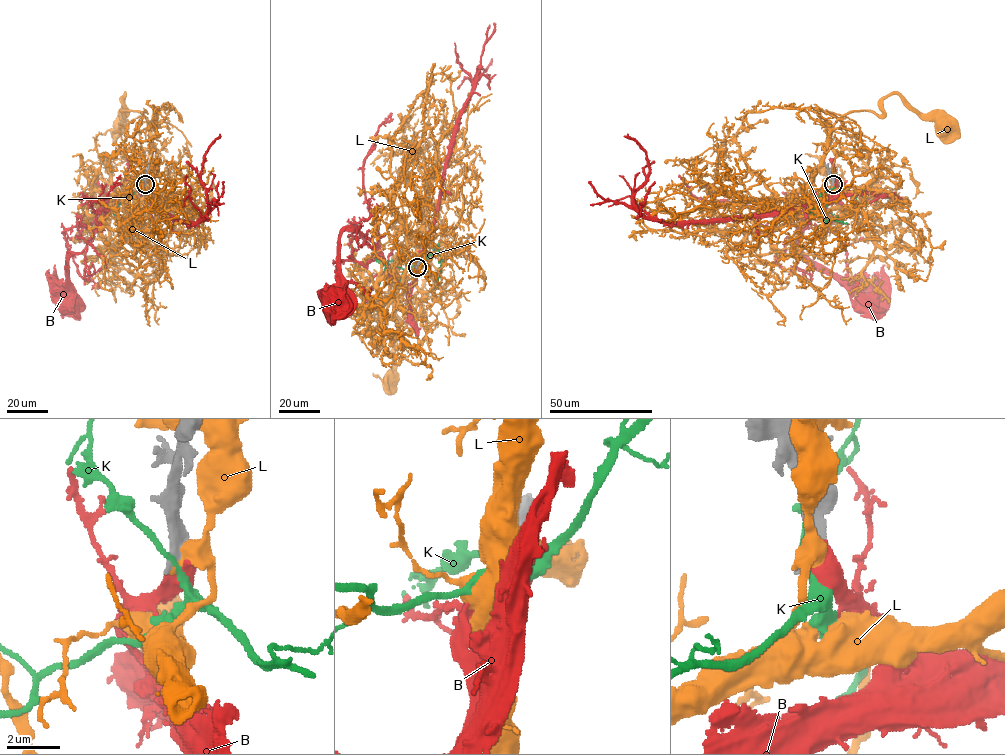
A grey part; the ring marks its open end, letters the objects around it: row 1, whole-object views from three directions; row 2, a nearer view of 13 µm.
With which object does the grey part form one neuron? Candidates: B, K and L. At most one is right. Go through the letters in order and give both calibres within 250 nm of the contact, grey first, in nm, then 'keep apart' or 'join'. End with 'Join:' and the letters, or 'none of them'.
B: calibres 500 and 440 nm; join
K: calibres 460 and 200 nm; keep apart
L: calibres 500 and 500 nm; keep apart
Join: B

